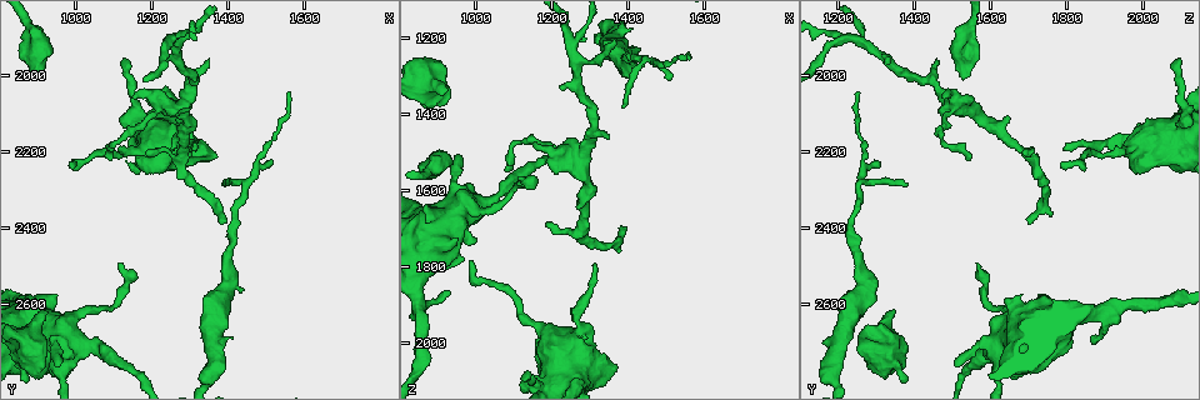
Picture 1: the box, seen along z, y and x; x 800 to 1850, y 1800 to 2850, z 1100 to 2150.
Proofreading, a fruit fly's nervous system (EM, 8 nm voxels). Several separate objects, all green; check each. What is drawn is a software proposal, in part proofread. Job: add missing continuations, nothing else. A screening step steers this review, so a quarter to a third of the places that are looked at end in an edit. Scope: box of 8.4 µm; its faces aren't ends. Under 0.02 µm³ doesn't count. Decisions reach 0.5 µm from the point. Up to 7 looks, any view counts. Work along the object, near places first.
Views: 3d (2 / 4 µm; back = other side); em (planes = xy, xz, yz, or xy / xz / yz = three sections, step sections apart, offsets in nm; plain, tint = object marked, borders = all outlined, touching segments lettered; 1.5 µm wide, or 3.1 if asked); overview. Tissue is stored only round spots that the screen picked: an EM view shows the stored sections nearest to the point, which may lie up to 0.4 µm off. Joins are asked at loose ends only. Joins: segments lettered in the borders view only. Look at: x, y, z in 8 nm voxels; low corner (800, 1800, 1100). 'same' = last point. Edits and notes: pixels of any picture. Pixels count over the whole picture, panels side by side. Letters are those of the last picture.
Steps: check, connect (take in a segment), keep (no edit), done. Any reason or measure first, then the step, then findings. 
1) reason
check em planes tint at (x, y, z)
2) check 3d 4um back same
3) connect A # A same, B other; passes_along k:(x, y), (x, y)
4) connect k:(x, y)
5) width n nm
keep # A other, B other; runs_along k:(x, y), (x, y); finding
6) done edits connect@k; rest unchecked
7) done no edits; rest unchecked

check 3d 2um back at (1385, 2285, 1375)

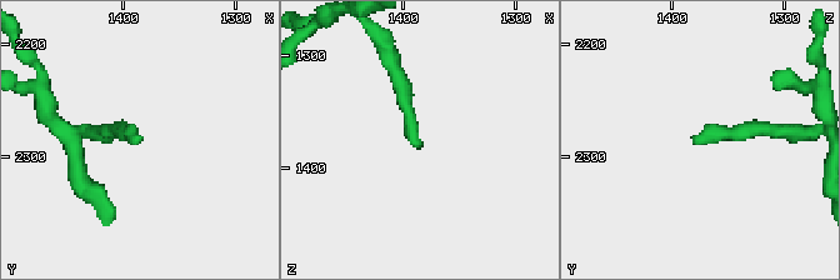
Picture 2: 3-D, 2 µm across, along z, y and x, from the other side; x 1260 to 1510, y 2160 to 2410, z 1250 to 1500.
check em planes borders at (1386, 2286, 1380)

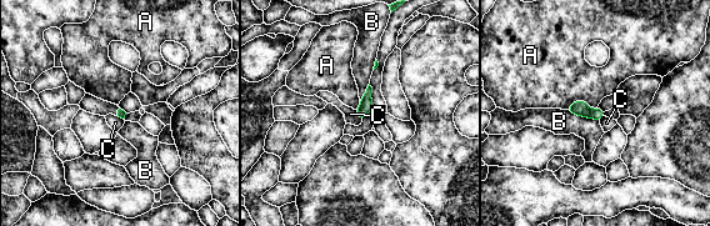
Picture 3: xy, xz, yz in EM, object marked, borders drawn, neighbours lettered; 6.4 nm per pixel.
longest_contact B 220 nm
keep # A other, B other, C other; none of them fits

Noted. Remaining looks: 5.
tapers out
check em planes borders at (1385, 2380, 1695)

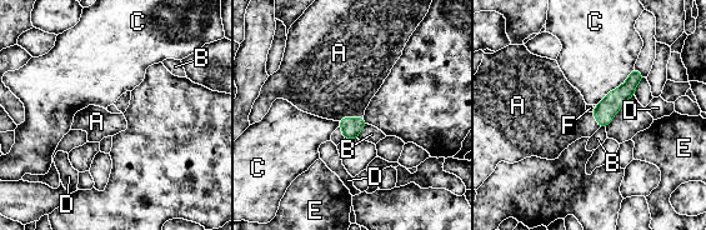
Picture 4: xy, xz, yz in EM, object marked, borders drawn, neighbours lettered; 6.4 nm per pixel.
connect A # A same, B other, C other, D other, E other, F other; passes_along 4:(350, 126), (350, 118), (336, 81); the neuron continues

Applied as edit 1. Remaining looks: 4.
stops while still wide
check 3d 4um at (920, 2615, 1335)

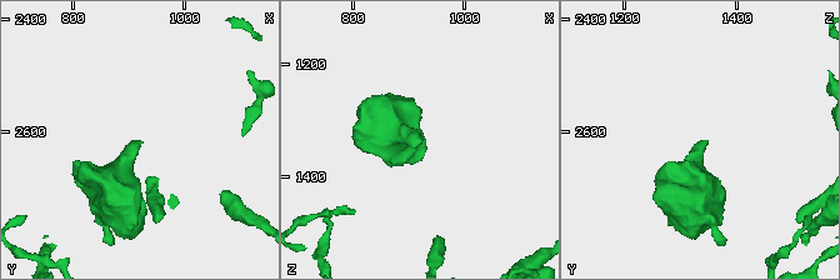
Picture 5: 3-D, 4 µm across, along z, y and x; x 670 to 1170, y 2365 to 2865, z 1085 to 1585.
shape alone is not enough
check em xy step 4 borders at (920, 2625, 1340)

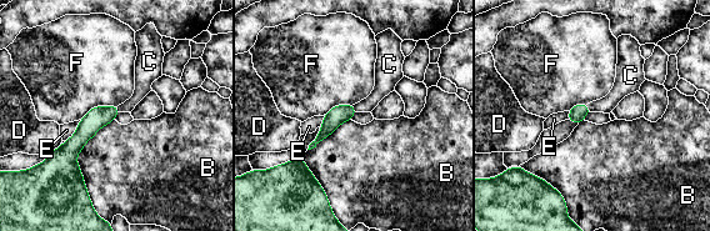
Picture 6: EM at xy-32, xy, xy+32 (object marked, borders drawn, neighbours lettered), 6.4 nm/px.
connect C # B other, C same, D other, E other, F other; the neuron continues

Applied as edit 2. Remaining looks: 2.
done edits connect@4, connect@6; rest unchecked

